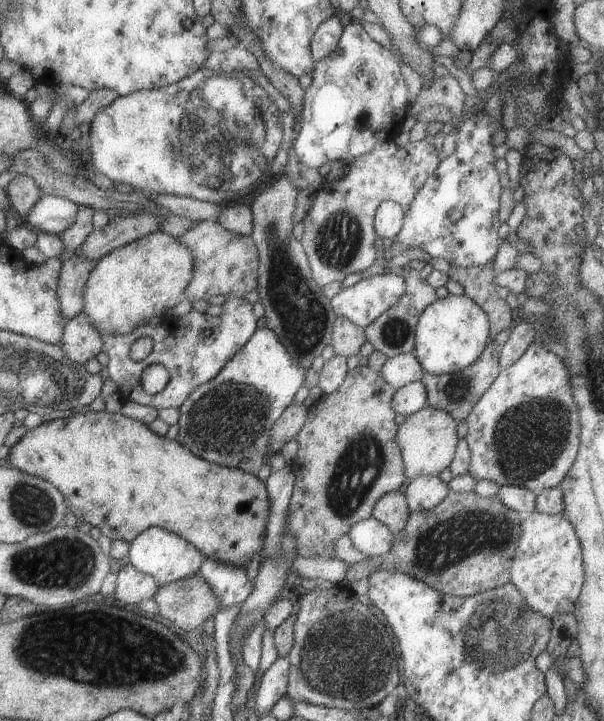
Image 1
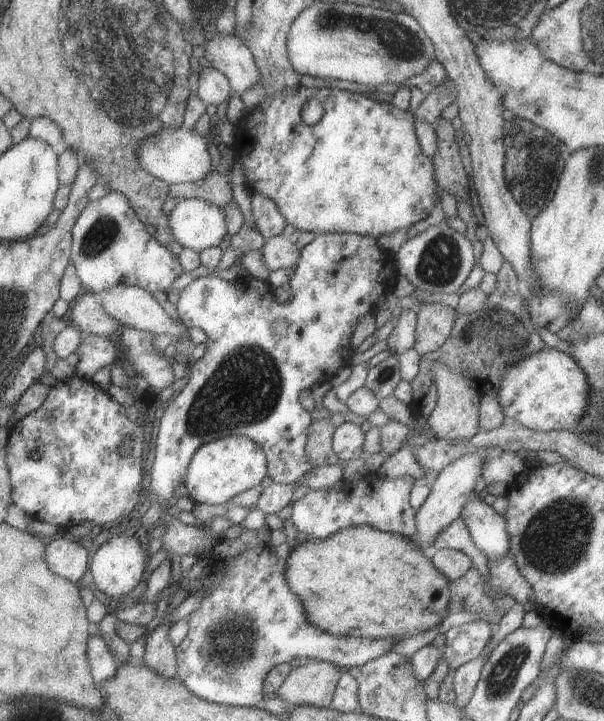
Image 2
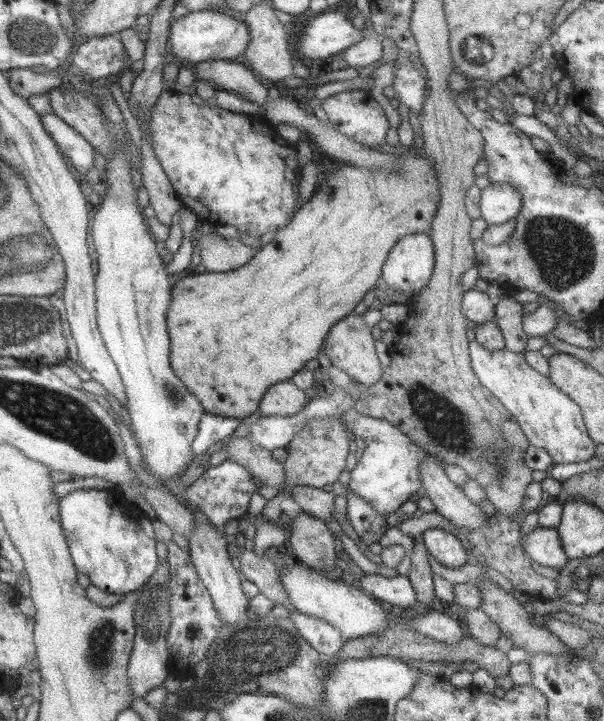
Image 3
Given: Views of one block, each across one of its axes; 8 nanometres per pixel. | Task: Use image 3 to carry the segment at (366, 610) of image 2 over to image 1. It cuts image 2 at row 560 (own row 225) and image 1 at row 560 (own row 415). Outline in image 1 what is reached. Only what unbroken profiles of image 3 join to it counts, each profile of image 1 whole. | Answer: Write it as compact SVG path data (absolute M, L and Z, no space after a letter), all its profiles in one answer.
M84 408L74 411L72 416L67 416L66 418L42 421L38 426L27 430L19 441L9 448L6 458L9 461L8 464L10 467L49 481L63 495L68 506L68 511L74 514L77 521L87 522L92 527L99 528L101 535L107 536L111 541L125 541L130 543L137 534L143 532L146 528L159 527L175 533L177 536L181 536L183 540L187 540L189 544L193 544L203 554L204 558L211 558L211 560L219 558L219 562L223 562L223 564L233 564L233 566L243 567L253 558L254 554L257 554L261 550L263 536L265 536L265 524L267 524L267 516L269 516L269 498L267 498L264 483L259 480L256 474L243 472L239 468L211 464L191 454L191 451L176 439L158 436L149 430L145 424L123 416L120 411L115 412L115 414L109 414L105 410L93 412L89 408Z

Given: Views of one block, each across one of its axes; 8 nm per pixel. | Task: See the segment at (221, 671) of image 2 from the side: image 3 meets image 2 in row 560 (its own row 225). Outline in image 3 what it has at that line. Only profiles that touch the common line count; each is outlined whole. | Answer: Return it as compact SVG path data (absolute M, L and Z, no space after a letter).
M167 89L157 96L152 106L148 132L151 148L182 205L203 222L215 227L228 224L240 234L255 238L286 225L297 206L300 168L294 145L277 134L275 125L265 117L229 112L217 105L205 104L196 94L181 94Z

